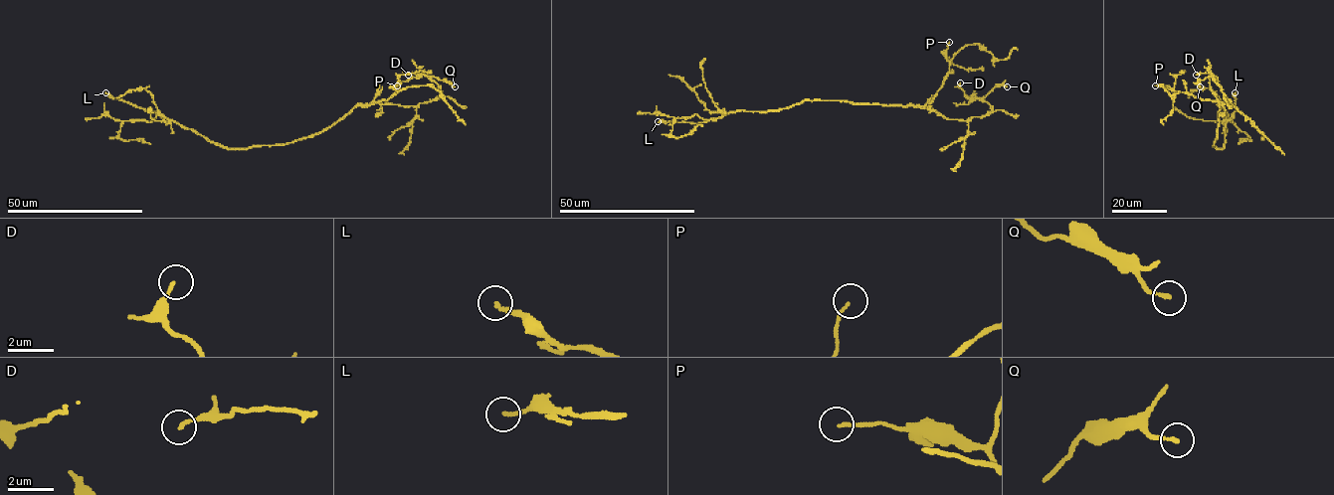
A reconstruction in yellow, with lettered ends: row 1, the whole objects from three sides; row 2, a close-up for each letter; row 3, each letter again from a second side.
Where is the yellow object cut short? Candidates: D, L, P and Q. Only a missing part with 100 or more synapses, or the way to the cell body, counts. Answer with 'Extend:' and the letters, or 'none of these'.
Extend: L

